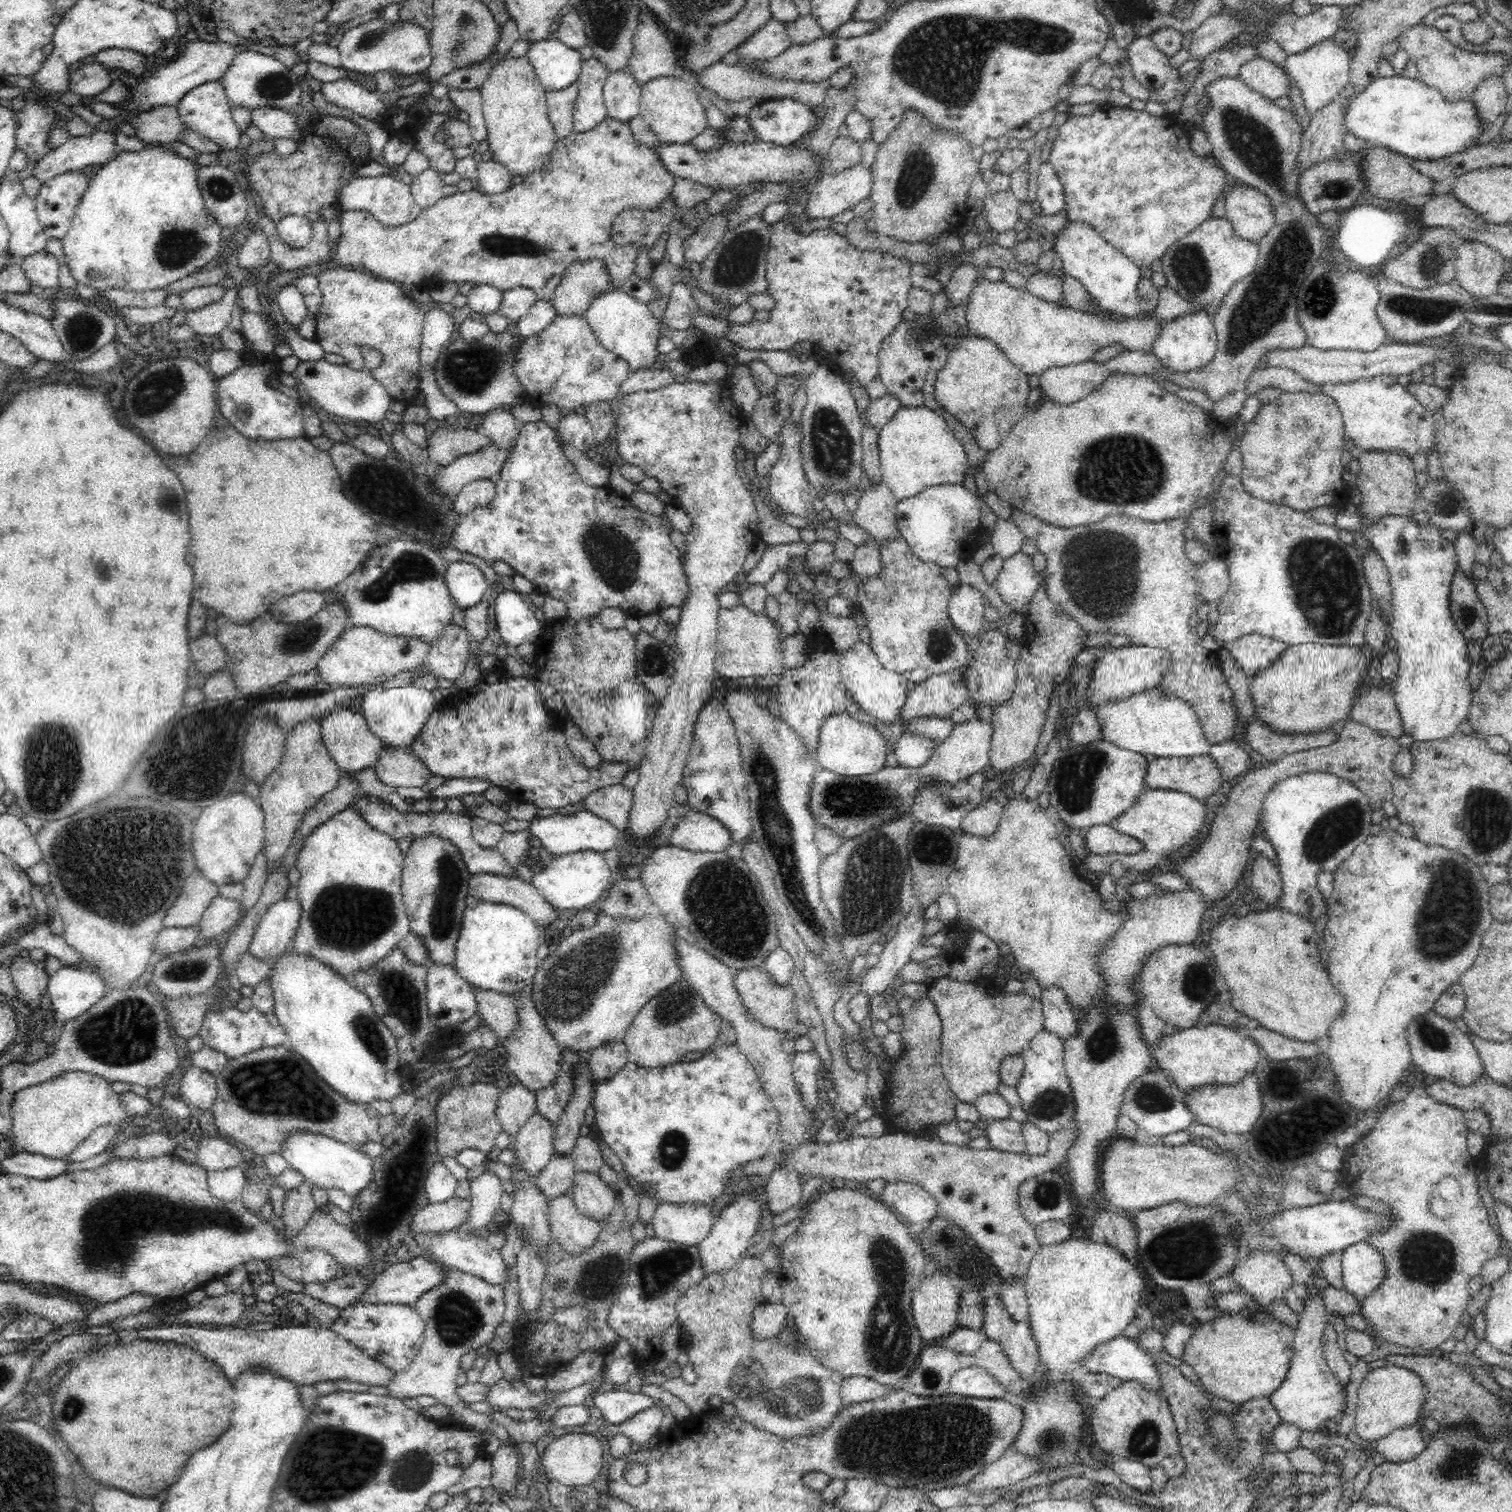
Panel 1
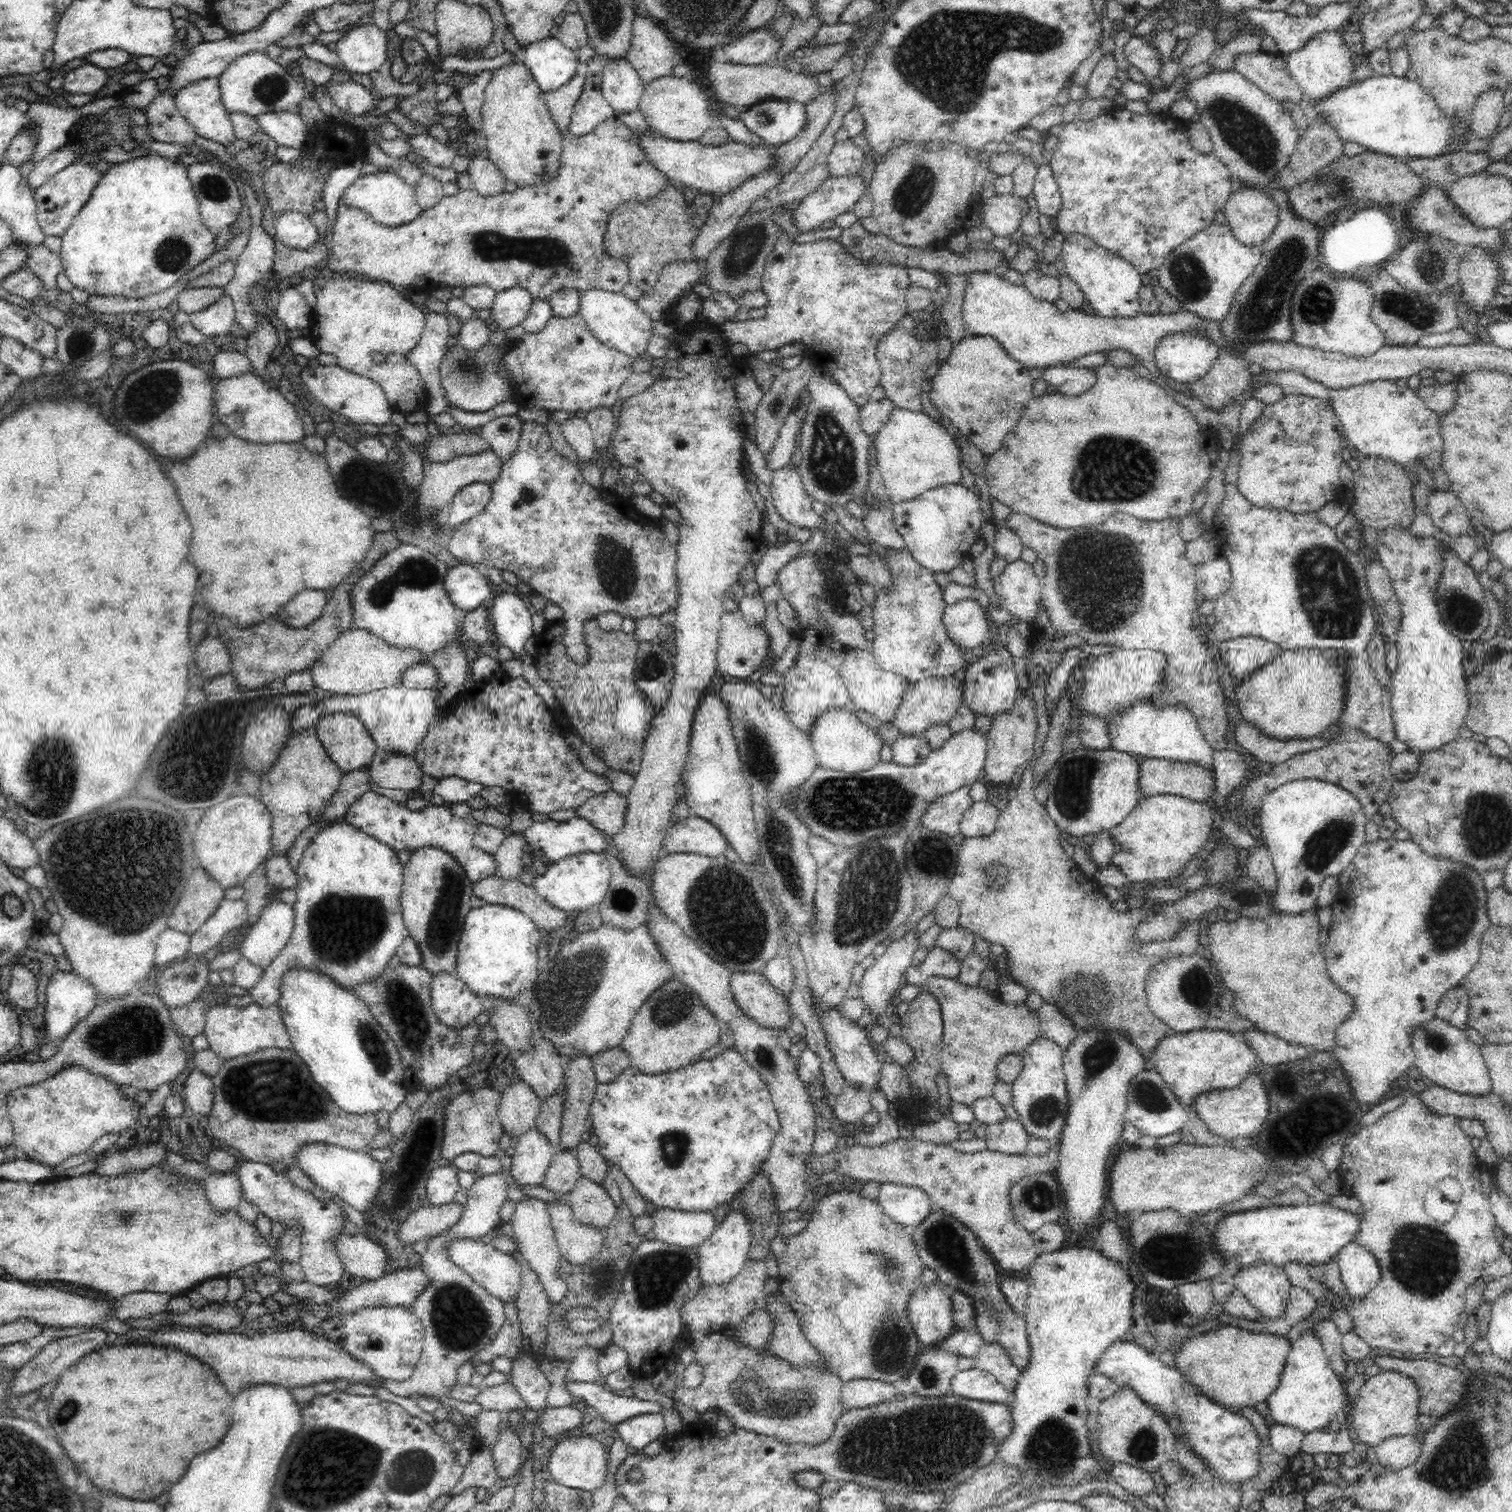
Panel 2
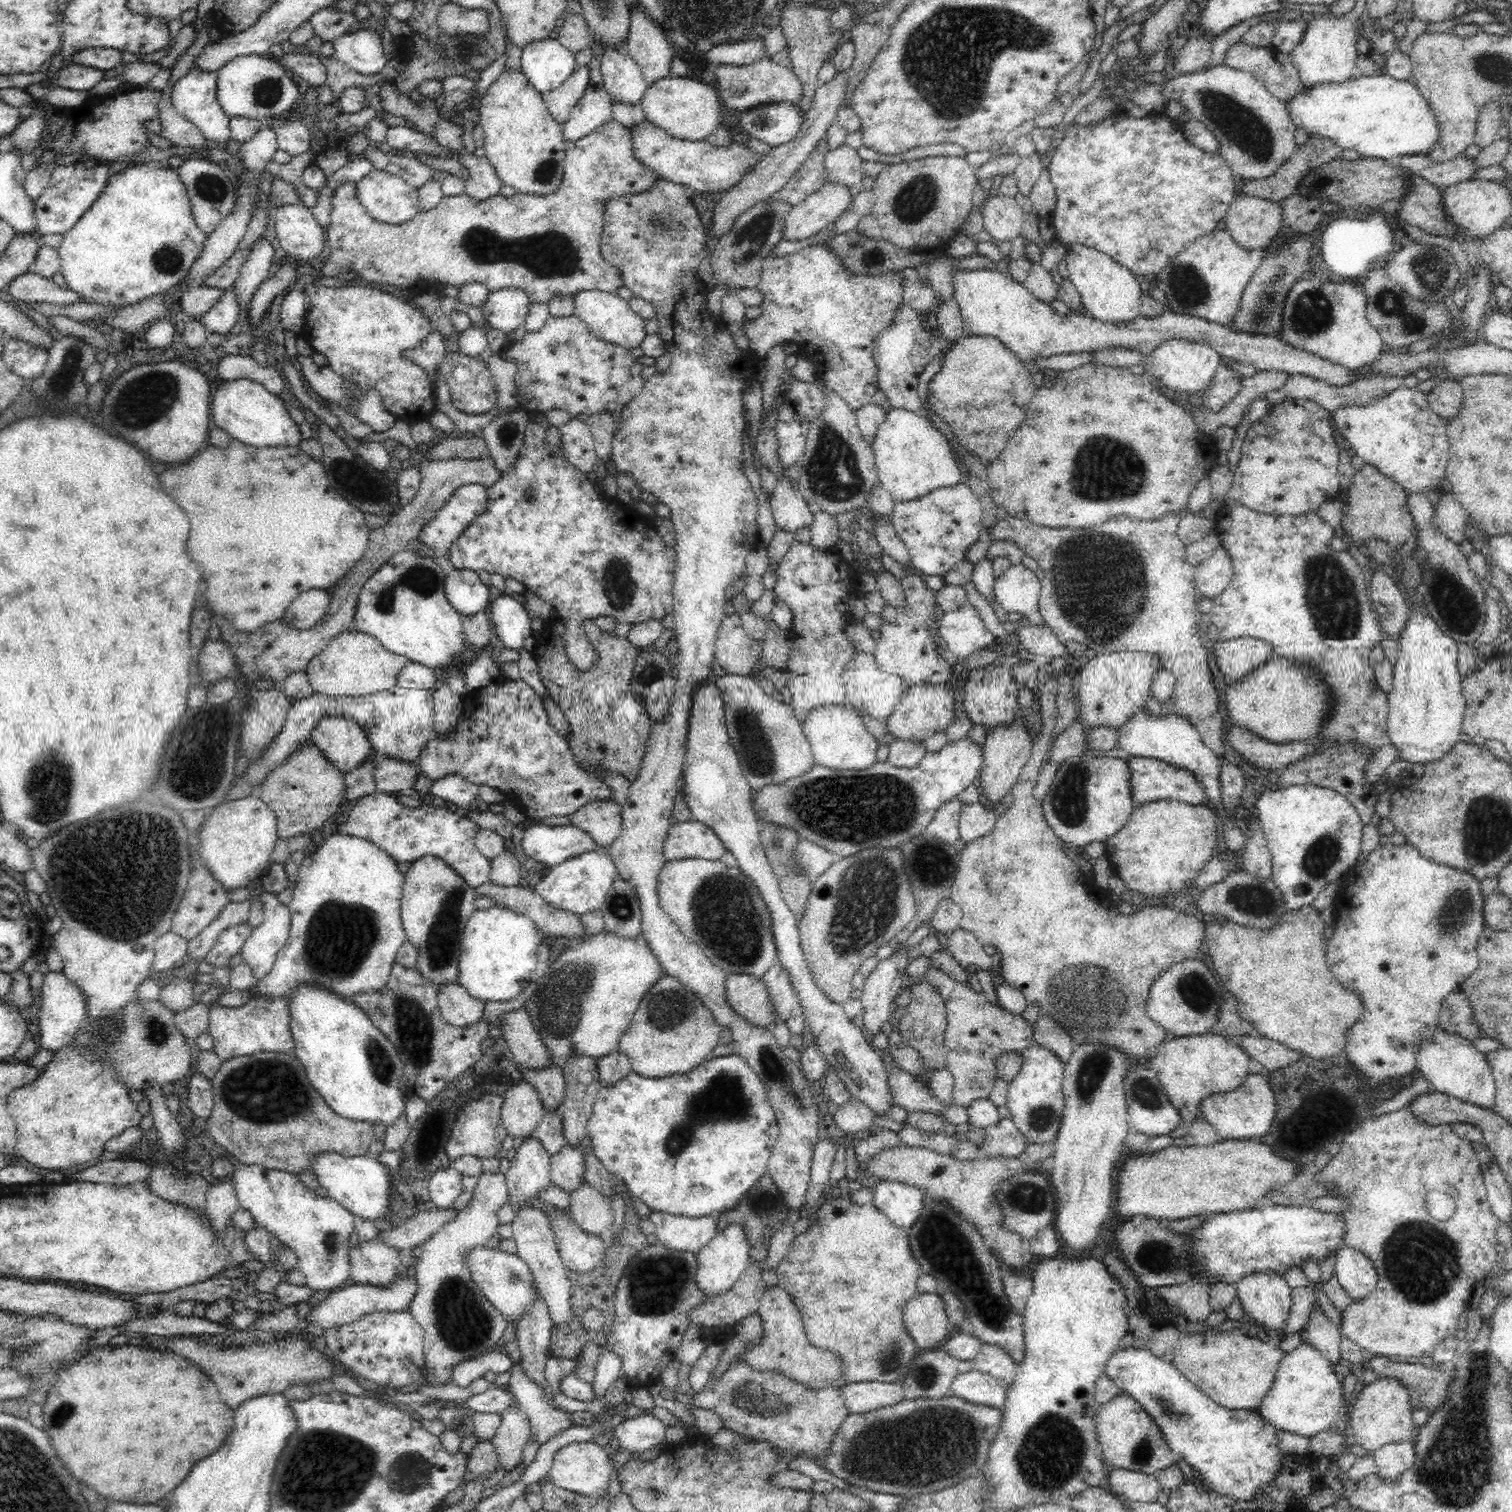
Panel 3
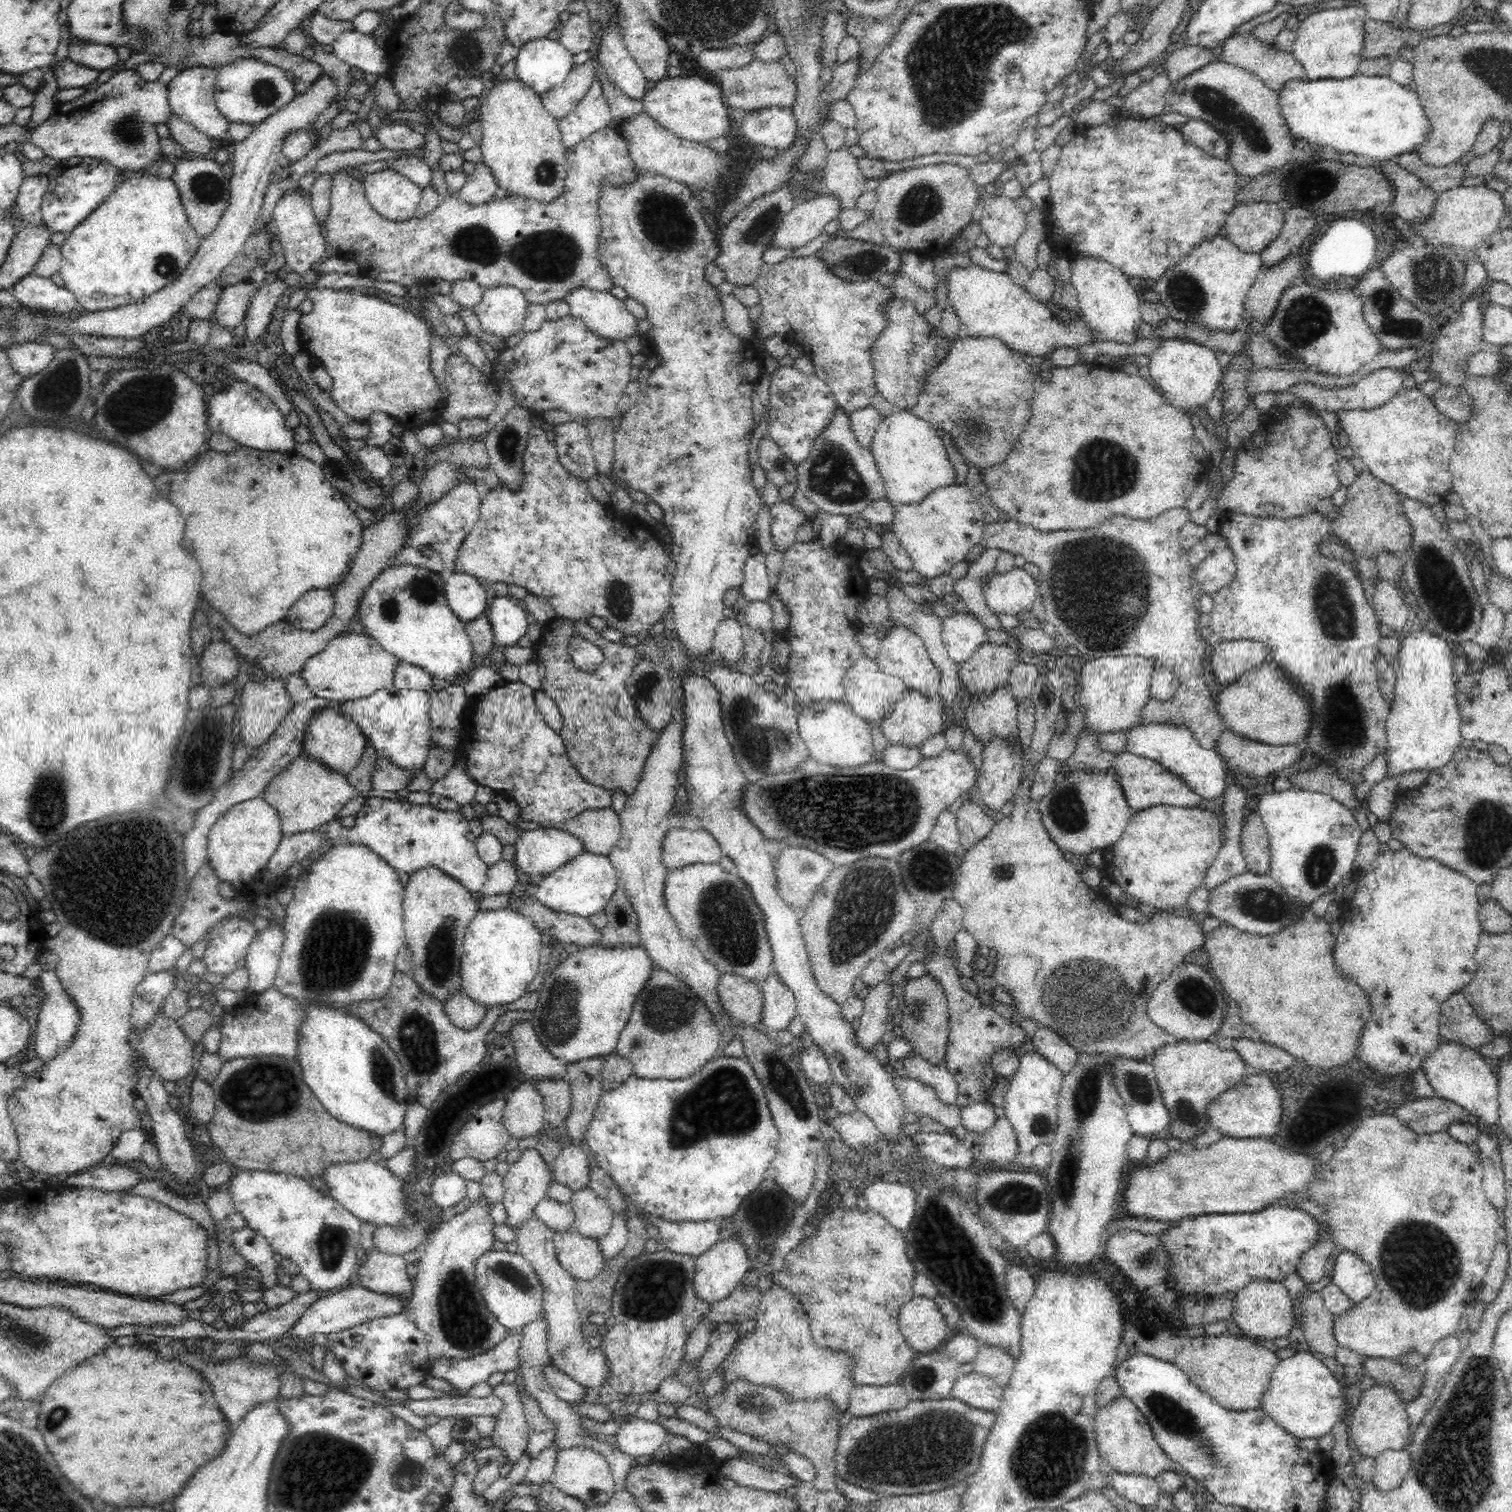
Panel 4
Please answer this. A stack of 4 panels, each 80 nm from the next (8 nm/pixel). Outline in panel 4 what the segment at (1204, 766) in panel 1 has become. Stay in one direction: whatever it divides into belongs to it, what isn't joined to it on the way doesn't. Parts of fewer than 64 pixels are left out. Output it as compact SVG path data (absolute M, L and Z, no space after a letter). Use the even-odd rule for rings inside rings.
M1086 726L1082 728L1080 734L1076 736L1076 747L1074 747L1073 754L1065 761L1066 766L1072 766L1076 768L1074 771L1084 771L1084 773L1116 773L1120 789L1128 803L1128 809L1132 809L1132 812L1160 805L1190 808L1197 807L1202 802L1200 795L1188 789L1176 775L1166 771L1158 763L1127 751L1118 754L1102 751L1098 739L1097 733Z

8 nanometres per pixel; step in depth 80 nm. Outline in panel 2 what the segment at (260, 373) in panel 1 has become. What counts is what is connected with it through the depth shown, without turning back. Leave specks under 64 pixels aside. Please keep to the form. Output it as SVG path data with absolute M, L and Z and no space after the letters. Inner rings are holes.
M242 185L243 200L248 203L249 215L251 217L251 231L250 238L246 243L246 248L237 256L237 267L235 269L234 278L224 286L223 290L226 295L230 295L233 300L235 309L235 322L240 324L243 330L249 333L256 330L258 321L254 318L253 306L250 300L250 291L254 288L254 284L260 280L265 274L269 274L274 268L274 254L275 254L275 241L260 227L260 220L262 220L262 210L258 198L252 186ZM254 373L241 374L226 380L221 379L214 393L214 408L219 415L218 421L228 427L229 433L254 444L300 443L305 437L302 419L297 416L298 410L294 409L294 405L279 393L278 388L267 386L267 383Z

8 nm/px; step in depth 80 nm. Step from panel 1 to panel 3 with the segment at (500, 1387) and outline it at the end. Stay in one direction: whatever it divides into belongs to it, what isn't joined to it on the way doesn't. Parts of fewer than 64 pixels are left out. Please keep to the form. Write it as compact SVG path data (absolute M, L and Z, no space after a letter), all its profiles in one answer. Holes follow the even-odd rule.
M490 1386L490 1388L482 1394L472 1395L466 1400L440 1400L434 1399L428 1402L420 1402L418 1405L434 1405L440 1411L452 1407L452 1409L469 1409L474 1413L494 1413L501 1414L514 1402L514 1397L508 1393L508 1391L502 1391L502 1389L496 1386Z

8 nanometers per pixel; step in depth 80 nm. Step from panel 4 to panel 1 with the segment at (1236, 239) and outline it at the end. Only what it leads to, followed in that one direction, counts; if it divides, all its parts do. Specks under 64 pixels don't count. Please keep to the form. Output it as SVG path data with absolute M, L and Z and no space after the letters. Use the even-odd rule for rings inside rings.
M1246 185L1235 186L1233 190L1227 191L1225 212L1236 236L1257 245L1275 223L1270 198L1256 188Z

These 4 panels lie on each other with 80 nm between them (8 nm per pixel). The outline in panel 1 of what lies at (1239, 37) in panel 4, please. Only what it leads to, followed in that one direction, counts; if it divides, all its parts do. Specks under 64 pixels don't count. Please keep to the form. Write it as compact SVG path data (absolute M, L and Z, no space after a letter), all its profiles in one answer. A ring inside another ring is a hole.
M1260 56L1244 62L1240 66L1238 74L1238 77L1250 88L1270 100L1288 95L1292 86L1292 81L1284 66L1278 66L1271 60Z

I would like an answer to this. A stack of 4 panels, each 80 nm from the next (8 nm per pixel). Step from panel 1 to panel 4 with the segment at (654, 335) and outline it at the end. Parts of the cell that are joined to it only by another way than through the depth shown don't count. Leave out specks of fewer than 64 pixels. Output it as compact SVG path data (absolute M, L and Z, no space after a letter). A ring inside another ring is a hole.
M584 286L563 298L572 316L581 318L588 330L600 338L624 338L636 334L637 318L610 291L595 291Z

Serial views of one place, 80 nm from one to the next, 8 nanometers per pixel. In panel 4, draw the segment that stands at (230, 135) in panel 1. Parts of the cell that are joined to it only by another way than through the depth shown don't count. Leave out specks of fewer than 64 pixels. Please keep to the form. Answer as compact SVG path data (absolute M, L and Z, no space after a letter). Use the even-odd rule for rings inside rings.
M202 65L182 68L167 86L167 99L173 114L192 124L210 139L222 139L229 130L229 122L219 111L214 100L213 86L217 71Z

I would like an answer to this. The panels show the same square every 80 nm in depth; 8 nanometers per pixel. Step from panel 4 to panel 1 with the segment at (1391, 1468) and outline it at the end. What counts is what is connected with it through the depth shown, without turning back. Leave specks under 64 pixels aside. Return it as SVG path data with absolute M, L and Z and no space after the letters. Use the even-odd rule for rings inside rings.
M1418 1424L1408 1428L1398 1429L1388 1434L1388 1436L1378 1439L1372 1446L1385 1459L1384 1462L1403 1463L1411 1461L1420 1456L1426 1448L1423 1437L1423 1429Z

